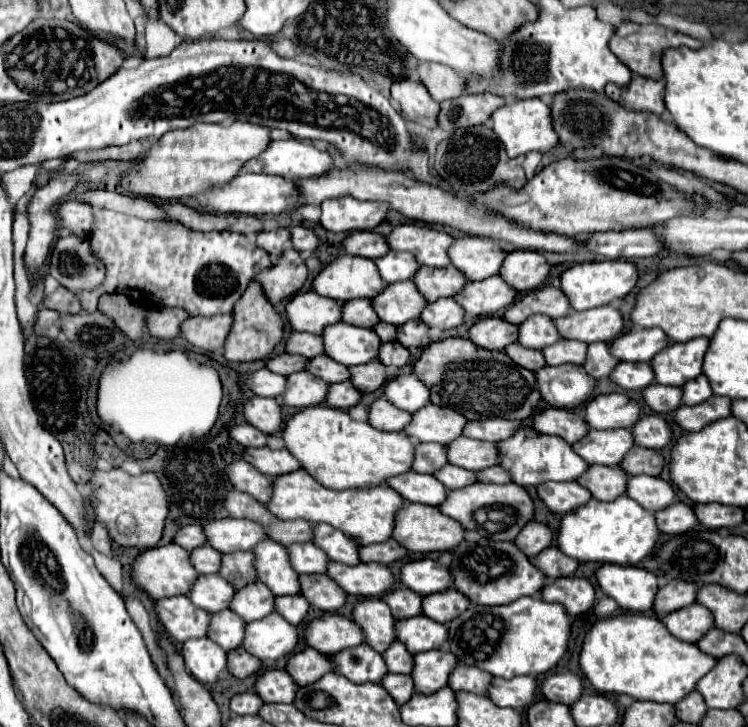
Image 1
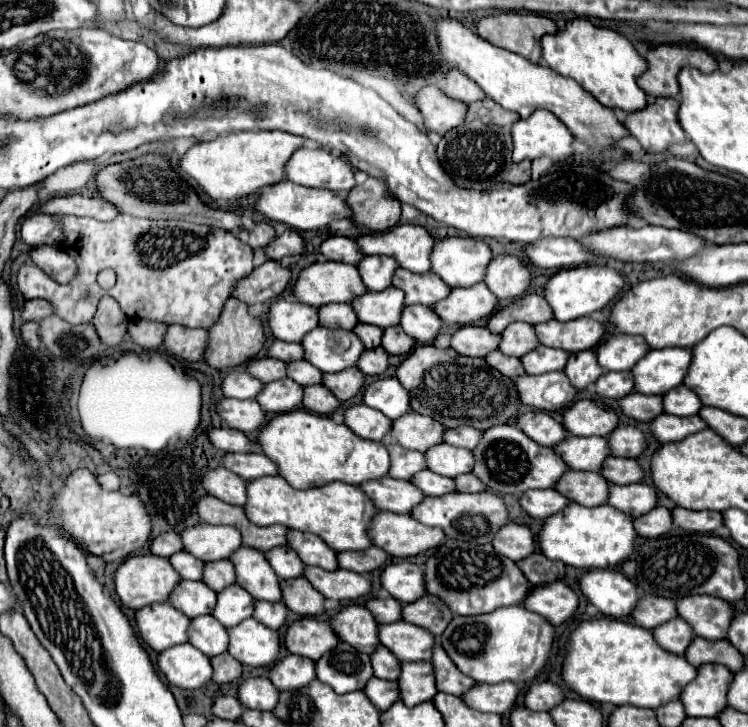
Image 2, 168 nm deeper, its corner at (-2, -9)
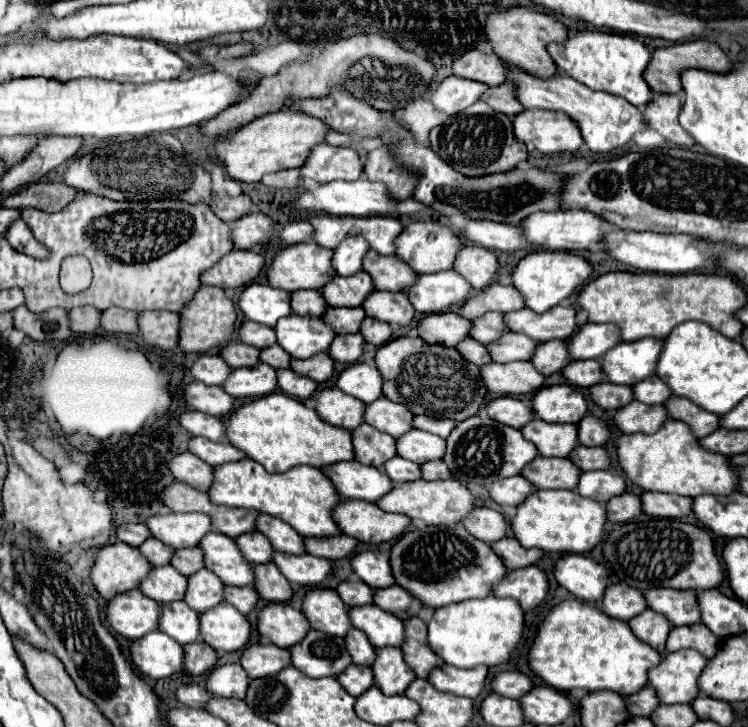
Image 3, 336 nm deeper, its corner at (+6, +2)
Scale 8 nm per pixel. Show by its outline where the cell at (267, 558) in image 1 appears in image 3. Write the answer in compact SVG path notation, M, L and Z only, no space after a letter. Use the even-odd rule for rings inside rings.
M216 531L208 533L204 541L198 545L204 553L204 567L212 569L224 581L224 585L252 585L252 565L242 557L242 553L236 549L234 539L224 537Z

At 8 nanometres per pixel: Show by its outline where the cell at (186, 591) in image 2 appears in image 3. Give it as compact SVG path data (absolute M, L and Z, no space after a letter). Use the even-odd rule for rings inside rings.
M164 565L154 567L152 573L148 573L148 577L138 585L138 589L146 597L154 597L160 603L168 603L182 599L186 585L188 579L184 575L180 575L172 565Z

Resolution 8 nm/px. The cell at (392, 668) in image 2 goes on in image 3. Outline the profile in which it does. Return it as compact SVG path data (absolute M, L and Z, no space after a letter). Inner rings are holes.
M350 629L346 633L346 645L348 645L348 653L352 657L352 663L356 665L372 665L376 659L376 649L370 645L368 637L364 633L360 633L358 629Z

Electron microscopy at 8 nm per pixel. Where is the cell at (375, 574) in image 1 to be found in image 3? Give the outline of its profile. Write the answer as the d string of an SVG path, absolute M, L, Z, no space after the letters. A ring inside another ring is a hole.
M274 553L272 563L280 569L280 573L290 581L306 587L316 587L326 579L332 571L332 563L314 555L290 555L290 553Z

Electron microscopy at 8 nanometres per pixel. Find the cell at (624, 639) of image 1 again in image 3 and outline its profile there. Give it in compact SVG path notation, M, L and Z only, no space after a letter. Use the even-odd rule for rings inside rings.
M578 599L558 603L542 619L528 651L528 665L546 685L558 691L574 687L586 691L614 691L622 697L640 691L648 681L648 669L658 665L662 655L634 637L628 623L604 615L600 609Z

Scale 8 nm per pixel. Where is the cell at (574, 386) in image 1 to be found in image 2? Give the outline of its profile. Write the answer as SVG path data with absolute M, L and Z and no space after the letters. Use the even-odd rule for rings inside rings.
M564 372L520 376L516 378L516 388L522 404L546 412L560 412L562 406L568 408L578 394L578 390L572 388L570 380L564 378Z

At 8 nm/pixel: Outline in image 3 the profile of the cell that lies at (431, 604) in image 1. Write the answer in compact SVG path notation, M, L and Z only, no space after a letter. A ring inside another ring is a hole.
M390 585L388 589L376 589L374 603L380 609L390 611L392 615L396 615L400 619L418 615L418 609L422 609L422 603L418 603L414 597L408 597L406 589L398 587L398 585Z

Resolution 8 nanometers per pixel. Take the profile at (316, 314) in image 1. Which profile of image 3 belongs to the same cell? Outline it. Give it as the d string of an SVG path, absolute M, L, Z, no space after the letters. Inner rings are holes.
M250 283L244 287L238 299L238 307L246 319L274 327L280 317L292 313L290 295L262 283Z

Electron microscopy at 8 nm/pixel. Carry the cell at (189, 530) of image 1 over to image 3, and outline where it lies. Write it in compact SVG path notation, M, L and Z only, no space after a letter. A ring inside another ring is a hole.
M120 525L116 527L116 537L118 541L124 541L126 545L138 547L148 539L150 531L144 529L144 525Z

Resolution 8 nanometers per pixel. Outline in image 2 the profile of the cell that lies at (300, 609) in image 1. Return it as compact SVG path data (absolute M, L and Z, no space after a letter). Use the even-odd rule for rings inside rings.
M258 600L256 602L256 610L254 610L254 618L258 622L266 624L268 628L280 630L286 624L288 608L284 608L284 602L264 602L264 600Z

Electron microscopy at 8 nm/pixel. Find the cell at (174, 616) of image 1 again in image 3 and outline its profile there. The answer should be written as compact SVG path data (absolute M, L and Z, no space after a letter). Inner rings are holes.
M140 589L120 593L106 603L106 621L118 635L126 639L138 639L150 631L156 631L158 615L160 605L142 595Z

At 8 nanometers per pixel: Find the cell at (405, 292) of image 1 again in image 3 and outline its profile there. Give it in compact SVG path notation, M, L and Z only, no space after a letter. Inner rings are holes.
M360 271L352 277L336 275L320 291L330 307L360 307L368 293L372 293L372 279L368 273Z

